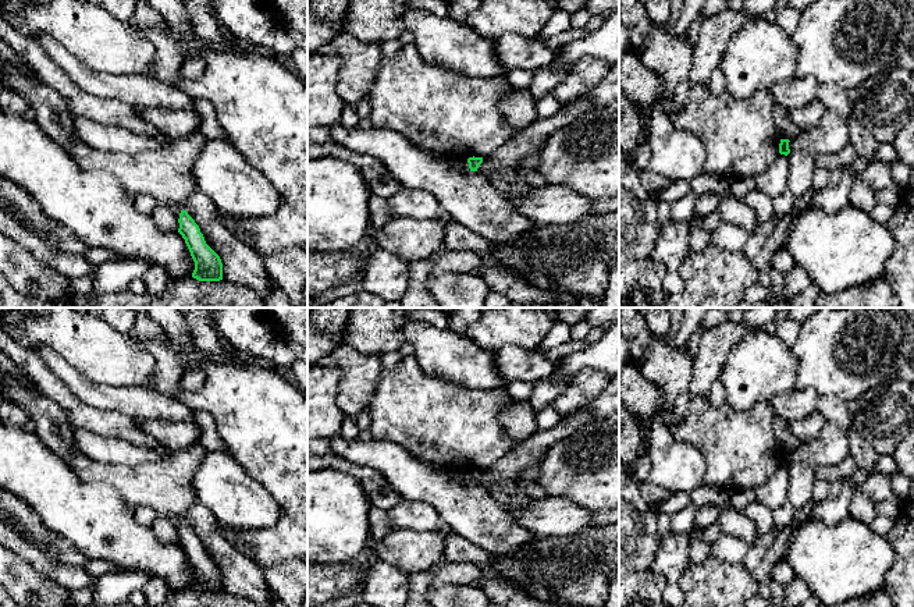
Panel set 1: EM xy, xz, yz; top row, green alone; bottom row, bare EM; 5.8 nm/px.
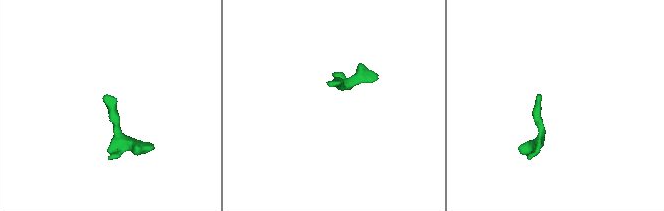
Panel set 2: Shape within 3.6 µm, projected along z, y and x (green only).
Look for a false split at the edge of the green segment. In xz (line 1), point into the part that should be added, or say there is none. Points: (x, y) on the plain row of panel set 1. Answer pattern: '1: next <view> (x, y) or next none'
1: next none

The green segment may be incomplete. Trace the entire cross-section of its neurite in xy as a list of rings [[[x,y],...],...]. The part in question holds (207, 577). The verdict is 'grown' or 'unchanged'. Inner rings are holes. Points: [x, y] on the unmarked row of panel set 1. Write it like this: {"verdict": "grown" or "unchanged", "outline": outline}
{"verdict": "unchanged", "outline": [[[181,522],[178,535],[178,544],[185,551],[185,555],[195,574],[192,589],[199,593],[223,592],[223,575],[220,568],[206,555],[199,537],[186,522]]]}

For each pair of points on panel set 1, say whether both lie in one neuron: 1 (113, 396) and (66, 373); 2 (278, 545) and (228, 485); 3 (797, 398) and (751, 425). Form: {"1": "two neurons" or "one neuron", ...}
{"1": "one neuron", "2": "two neurons", "3": "two neurons"}

